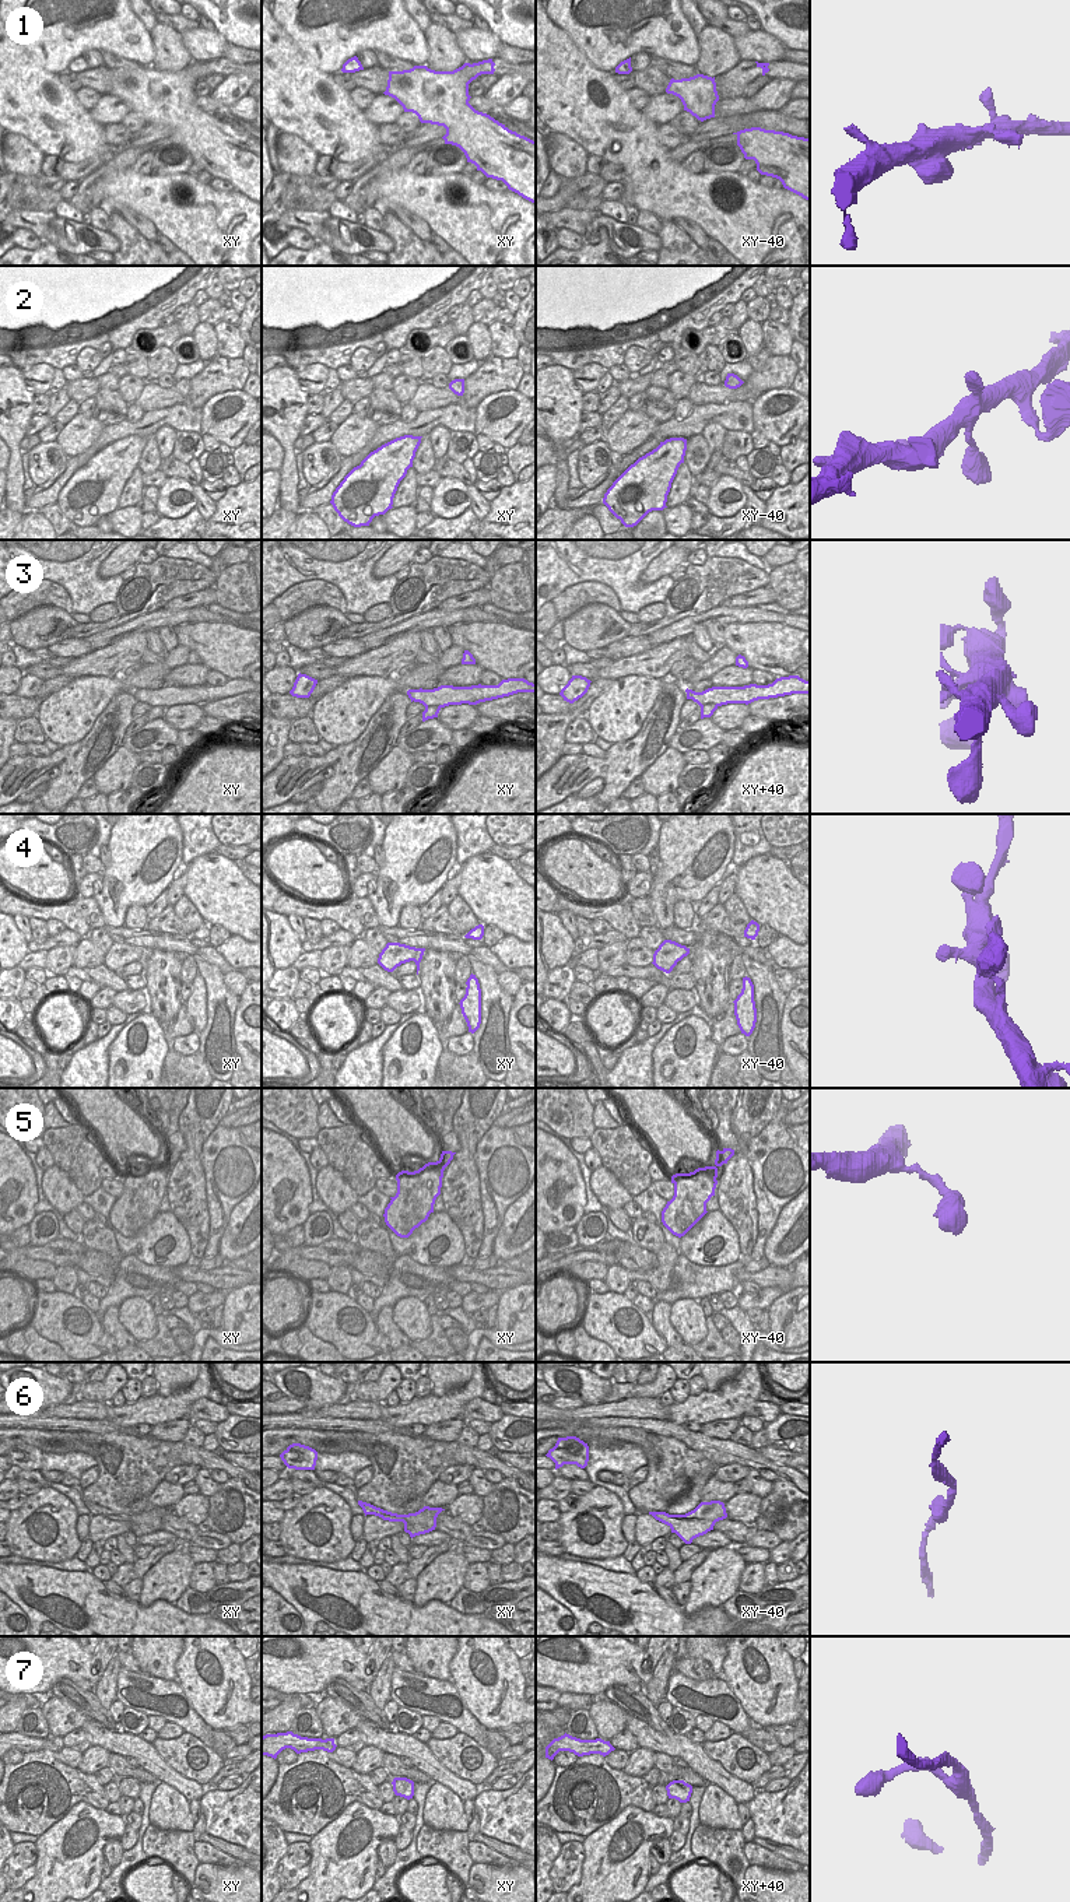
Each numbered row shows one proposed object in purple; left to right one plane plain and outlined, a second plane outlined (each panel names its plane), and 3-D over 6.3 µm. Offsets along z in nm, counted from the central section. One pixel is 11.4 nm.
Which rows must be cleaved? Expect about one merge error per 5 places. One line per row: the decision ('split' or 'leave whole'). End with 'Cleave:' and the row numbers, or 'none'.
1: leave whole
2: leave whole
3: leave whole
4: leave whole
5: leave whole
6: leave whole
7: leave whole
Cleave: none

